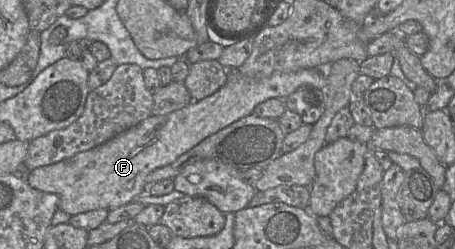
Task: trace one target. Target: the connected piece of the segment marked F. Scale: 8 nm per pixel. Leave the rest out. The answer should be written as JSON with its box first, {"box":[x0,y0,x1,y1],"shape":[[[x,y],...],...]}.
{"box":[25,67,328,215],"shape":[[[224,67],[227,81],[216,92],[166,115],[151,115],[138,125],[109,141],[54,164],[25,173],[28,184],[59,197],[58,209],[77,215],[97,209],[114,209],[132,202],[146,192],[146,177],[155,169],[169,165],[208,136],[254,112],[255,107],[272,98],[285,100],[303,85],[325,89],[328,70],[300,69],[275,72],[269,77],[251,79],[238,68]]]}

